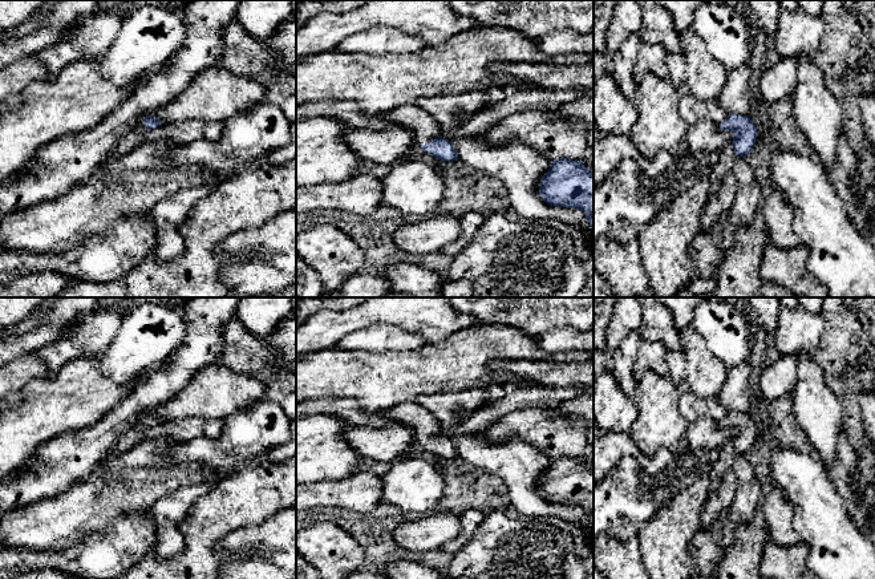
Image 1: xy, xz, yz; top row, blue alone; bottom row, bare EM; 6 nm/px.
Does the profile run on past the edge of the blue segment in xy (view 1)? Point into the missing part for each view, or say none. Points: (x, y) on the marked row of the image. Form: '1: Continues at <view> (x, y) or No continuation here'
1: Continues at xy (130, 141)

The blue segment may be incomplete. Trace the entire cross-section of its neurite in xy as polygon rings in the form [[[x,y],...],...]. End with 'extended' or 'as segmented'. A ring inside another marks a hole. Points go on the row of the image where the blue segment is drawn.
[[[146,116],[139,125],[137,125],[133,130],[123,134],[117,143],[113,146],[109,154],[109,159],[112,162],[114,161],[122,161],[126,155],[129,155],[131,151],[138,149],[141,145],[146,142],[146,131],[151,130],[154,127],[161,126],[161,120]]] | extended

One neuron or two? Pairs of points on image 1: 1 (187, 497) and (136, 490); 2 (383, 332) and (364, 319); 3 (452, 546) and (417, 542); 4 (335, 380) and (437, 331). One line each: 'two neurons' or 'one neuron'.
1: two neurons
2: two neurons
3: two neurons
4: two neurons

